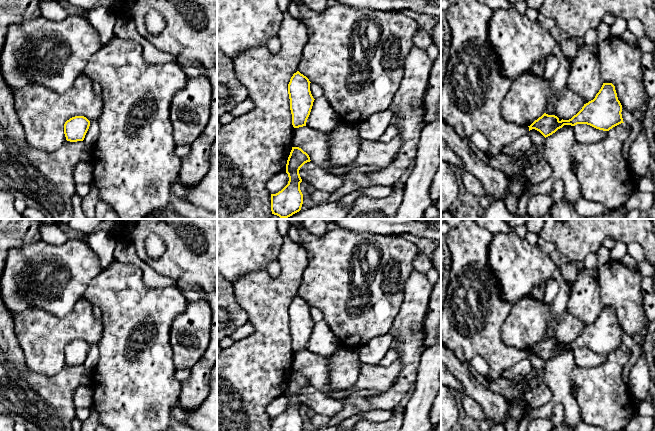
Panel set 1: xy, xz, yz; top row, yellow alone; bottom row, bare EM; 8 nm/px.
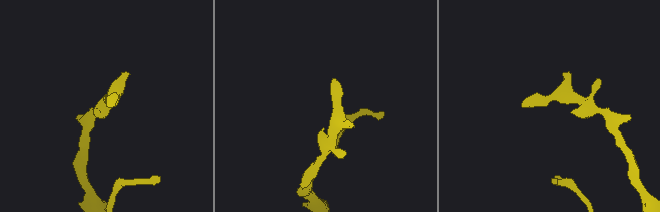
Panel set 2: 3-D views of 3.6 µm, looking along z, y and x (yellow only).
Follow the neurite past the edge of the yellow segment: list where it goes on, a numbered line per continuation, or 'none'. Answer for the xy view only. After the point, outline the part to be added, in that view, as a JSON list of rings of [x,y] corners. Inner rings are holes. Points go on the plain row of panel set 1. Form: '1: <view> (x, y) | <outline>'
none

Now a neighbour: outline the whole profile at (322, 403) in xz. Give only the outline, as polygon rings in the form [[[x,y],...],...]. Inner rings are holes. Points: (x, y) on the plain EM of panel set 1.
[[[311,385],[305,387],[299,394],[302,405],[313,409],[316,414],[330,417],[343,409],[343,401],[349,396],[341,399],[331,397]]]

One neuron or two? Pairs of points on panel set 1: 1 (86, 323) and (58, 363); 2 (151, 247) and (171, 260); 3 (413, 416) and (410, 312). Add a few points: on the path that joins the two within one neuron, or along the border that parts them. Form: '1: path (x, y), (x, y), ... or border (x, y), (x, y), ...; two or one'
1: path (75, 332), (71, 332), (57, 346), (57, 352); one
2: border (150, 233), (146, 237), (146, 253), (156, 260); two
3: border (420, 362), (414, 385); two

